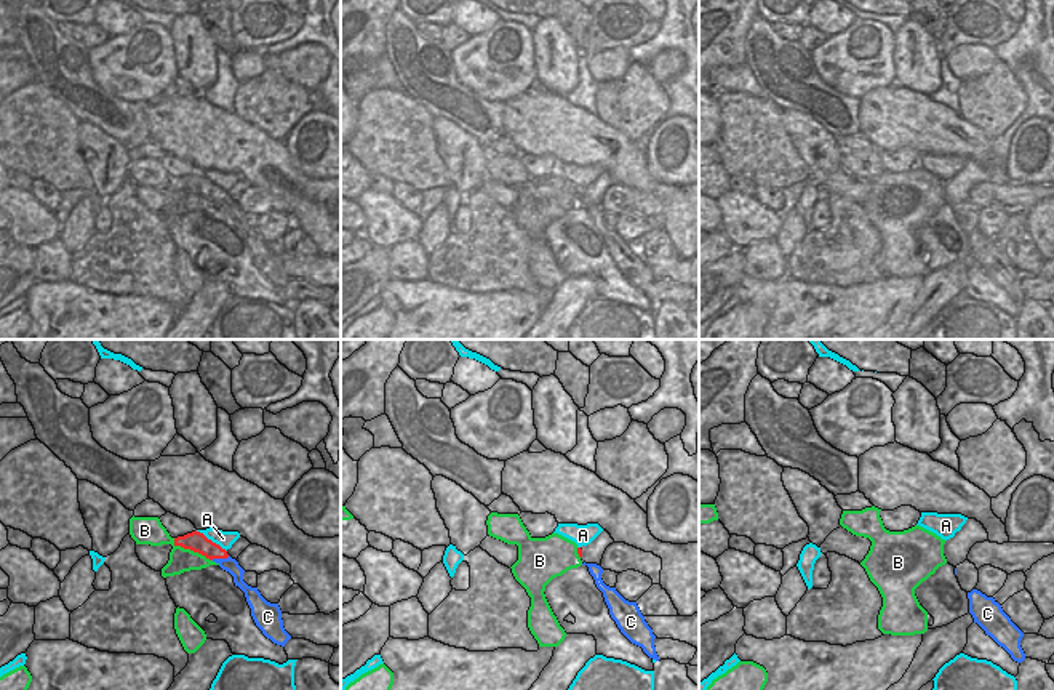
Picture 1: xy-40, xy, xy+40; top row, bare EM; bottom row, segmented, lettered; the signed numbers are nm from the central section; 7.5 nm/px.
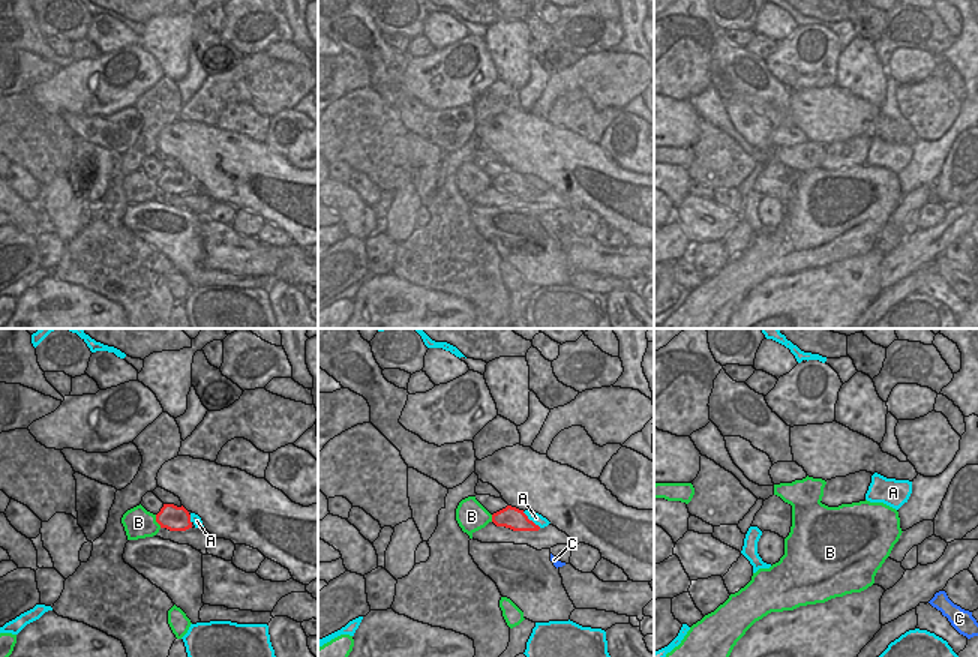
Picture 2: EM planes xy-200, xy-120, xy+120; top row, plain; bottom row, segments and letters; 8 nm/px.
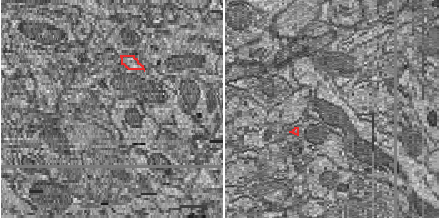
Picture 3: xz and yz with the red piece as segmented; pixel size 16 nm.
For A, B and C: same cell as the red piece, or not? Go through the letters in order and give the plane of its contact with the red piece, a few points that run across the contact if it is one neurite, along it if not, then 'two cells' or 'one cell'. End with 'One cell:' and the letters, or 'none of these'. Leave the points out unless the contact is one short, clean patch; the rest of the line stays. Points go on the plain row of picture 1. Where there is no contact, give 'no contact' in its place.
A: contact in xy-40; two cells
B: contact in xy-40; two cells
C: contact in xy-40; one cell
One cell: C

